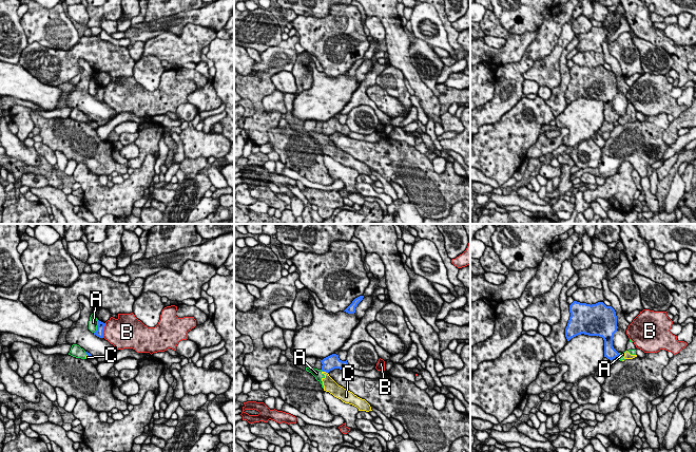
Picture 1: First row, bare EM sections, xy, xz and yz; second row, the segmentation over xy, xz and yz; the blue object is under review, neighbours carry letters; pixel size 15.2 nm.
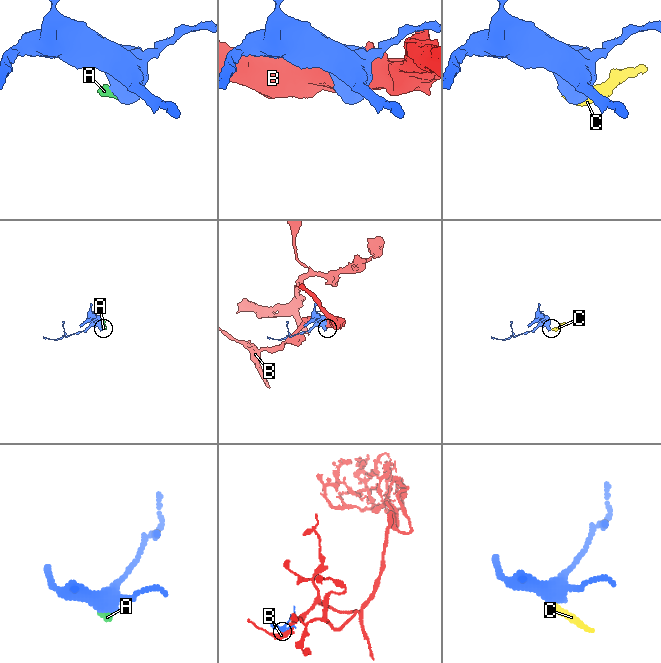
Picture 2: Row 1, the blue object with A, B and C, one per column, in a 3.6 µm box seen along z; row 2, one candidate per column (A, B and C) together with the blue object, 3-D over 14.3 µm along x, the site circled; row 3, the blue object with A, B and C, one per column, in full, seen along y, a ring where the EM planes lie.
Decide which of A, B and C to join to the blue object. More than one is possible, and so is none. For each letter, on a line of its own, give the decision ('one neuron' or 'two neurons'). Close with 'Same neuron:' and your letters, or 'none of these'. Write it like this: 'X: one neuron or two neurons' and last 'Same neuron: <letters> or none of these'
A: two neurons
B: two neurons
C: two neurons
Same neuron: none of these

